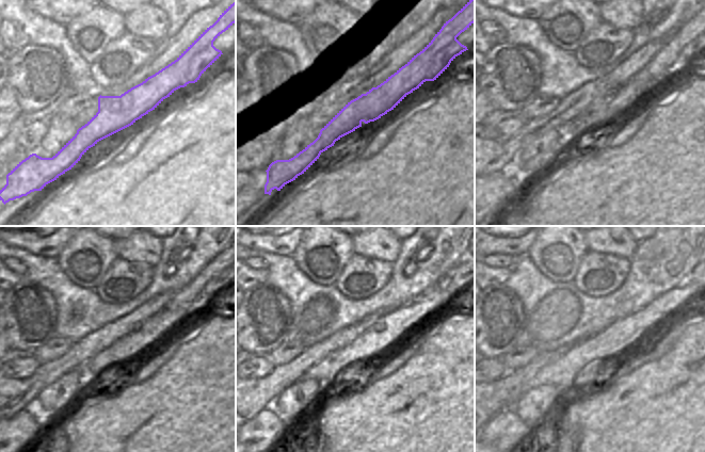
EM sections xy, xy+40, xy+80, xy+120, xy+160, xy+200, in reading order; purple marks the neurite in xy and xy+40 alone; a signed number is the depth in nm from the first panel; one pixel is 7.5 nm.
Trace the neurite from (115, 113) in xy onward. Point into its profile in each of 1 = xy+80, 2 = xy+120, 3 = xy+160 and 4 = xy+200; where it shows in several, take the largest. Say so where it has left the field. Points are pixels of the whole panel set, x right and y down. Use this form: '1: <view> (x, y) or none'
1: xy+80 (690, 39)
2: xy+120 (213, 278)
3: xy+160 (452, 280)
4: xy+200 (691, 279)

